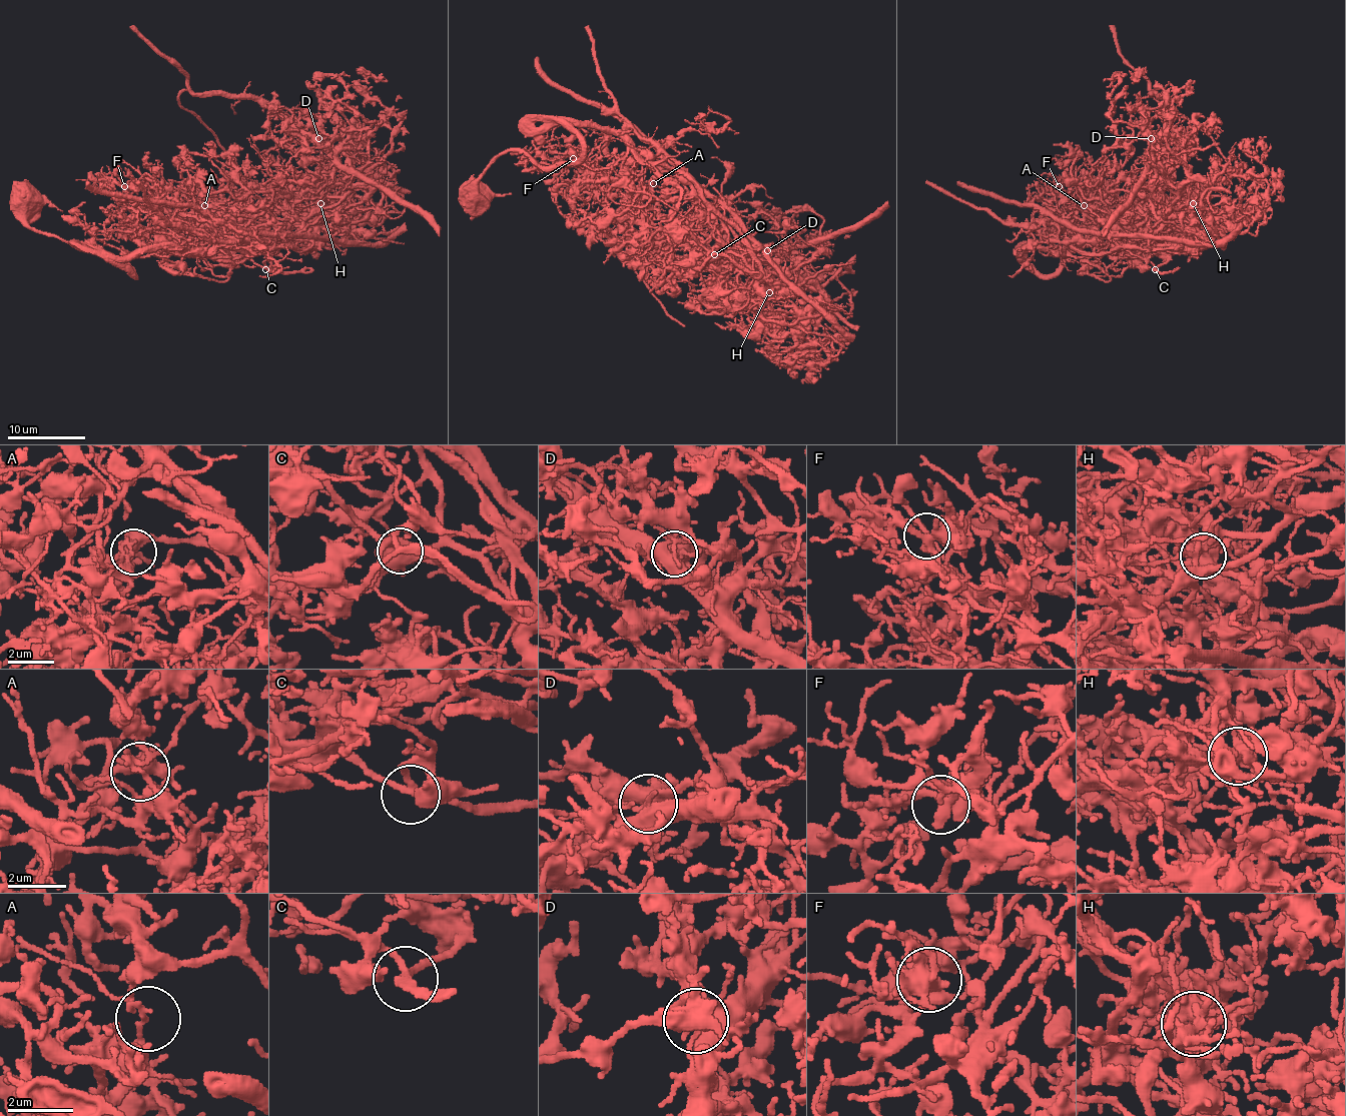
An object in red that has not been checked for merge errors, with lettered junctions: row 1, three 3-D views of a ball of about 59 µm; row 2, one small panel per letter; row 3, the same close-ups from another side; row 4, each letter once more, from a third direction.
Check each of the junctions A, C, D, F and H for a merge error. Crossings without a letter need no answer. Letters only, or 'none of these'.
A, D, H

